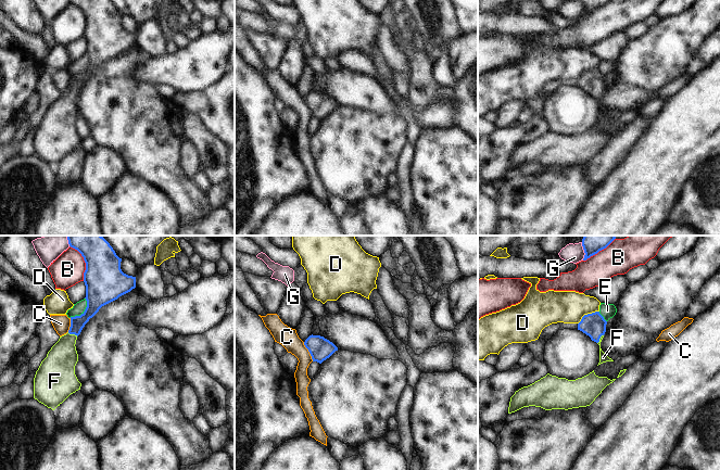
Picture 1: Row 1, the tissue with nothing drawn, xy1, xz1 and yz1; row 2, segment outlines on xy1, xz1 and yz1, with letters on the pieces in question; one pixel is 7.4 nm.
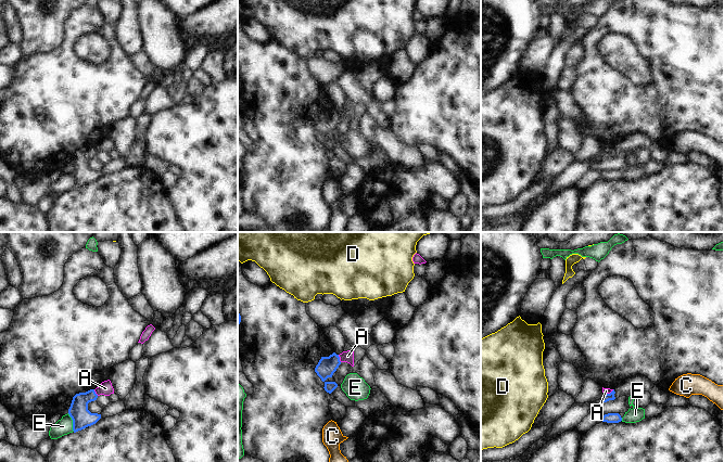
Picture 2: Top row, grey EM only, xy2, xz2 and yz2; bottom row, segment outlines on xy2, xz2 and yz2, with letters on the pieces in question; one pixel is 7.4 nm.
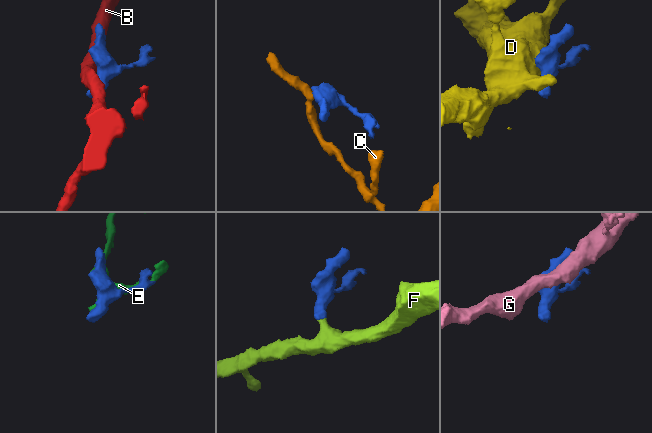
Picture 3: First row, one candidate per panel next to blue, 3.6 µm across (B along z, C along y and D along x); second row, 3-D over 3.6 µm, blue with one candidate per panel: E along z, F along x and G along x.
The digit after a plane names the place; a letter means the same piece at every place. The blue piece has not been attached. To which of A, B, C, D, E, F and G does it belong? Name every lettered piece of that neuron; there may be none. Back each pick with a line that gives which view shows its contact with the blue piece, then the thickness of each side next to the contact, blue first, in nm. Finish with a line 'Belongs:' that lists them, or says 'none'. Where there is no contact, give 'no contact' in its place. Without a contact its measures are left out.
F: contact in xy1; calibres 110 and 220 nm
Belongs: F

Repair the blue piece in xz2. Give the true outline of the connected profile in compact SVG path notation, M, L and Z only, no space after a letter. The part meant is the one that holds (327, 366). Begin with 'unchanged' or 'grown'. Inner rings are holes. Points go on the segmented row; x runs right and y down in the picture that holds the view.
unchanged | M333 352L329 357L321 357L315 368L315 372L321 378L321 381L325 382L328 377L332 377L340 364L341 361L339 355Z

